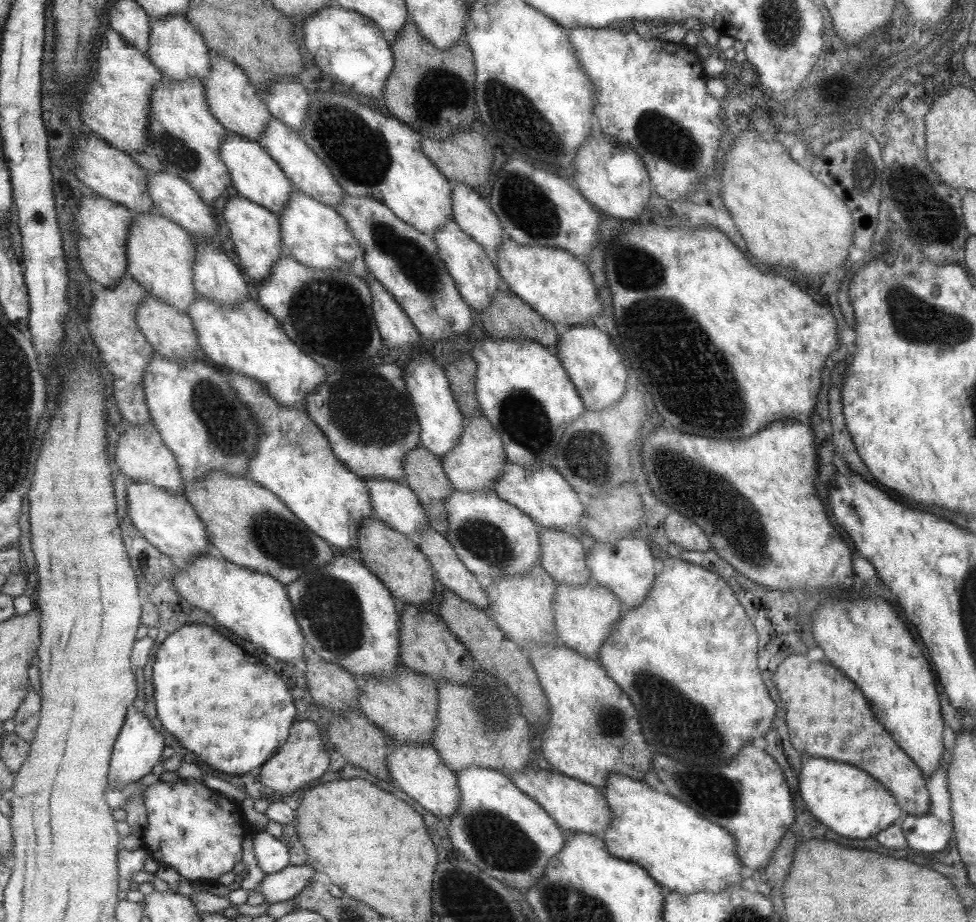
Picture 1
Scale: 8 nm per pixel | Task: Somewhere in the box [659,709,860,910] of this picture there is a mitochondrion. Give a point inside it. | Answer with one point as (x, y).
(723, 799)

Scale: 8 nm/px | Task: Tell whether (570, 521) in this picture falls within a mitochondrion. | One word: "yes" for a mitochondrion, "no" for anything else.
no

